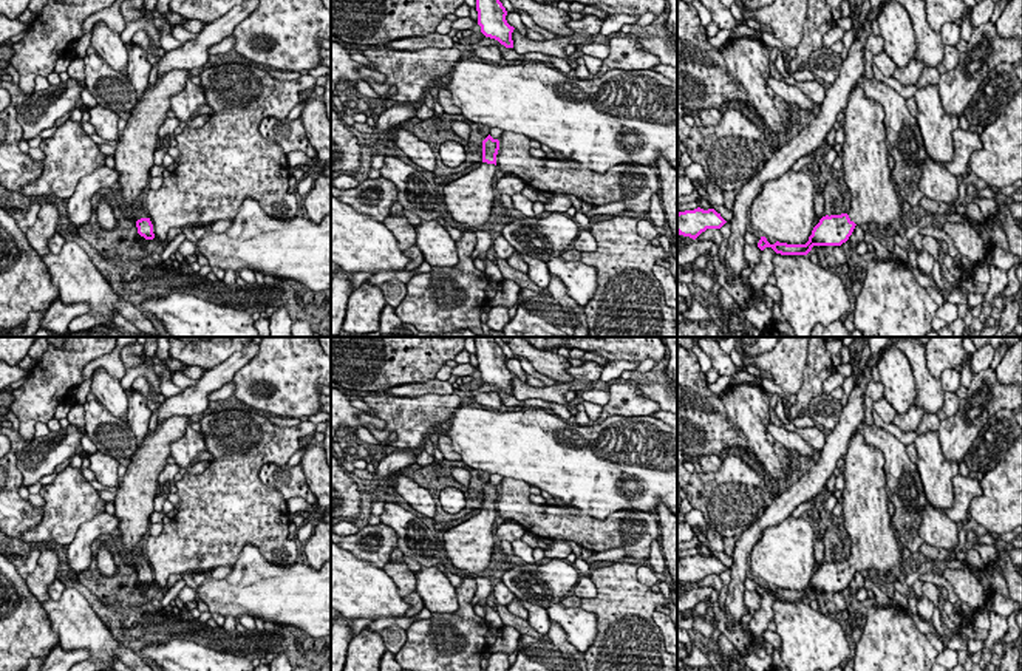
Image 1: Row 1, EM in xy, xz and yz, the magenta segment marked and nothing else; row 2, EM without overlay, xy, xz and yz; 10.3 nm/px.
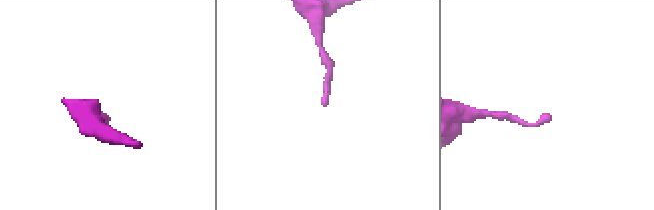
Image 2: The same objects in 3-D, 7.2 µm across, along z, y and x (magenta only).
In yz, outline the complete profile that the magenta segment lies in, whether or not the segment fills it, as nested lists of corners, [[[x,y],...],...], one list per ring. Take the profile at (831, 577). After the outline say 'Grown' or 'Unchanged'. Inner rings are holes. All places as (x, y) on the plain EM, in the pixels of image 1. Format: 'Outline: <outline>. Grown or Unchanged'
Outline: [[[860,431],[850,438],[843,473],[841,529],[850,540],[850,557],[823,563],[806,591],[770,591],[761,583],[761,597],[772,594],[781,601],[807,601],[813,592],[841,592],[861,571],[874,571],[889,581],[911,571],[911,563],[901,557],[887,512],[883,453],[869,445]]]. Grown

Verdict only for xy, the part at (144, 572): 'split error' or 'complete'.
split error

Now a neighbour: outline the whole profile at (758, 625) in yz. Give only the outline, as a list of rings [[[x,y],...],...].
[[[772,594],[761,597],[761,608],[755,612],[750,623],[744,626],[751,637],[753,648],[764,643],[764,632],[768,629],[768,623],[773,620],[775,600],[776,598]]]

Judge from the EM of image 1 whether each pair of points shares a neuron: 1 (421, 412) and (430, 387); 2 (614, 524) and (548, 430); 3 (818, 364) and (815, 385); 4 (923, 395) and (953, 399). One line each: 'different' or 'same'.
1: different
2: different
3: same
4: different

